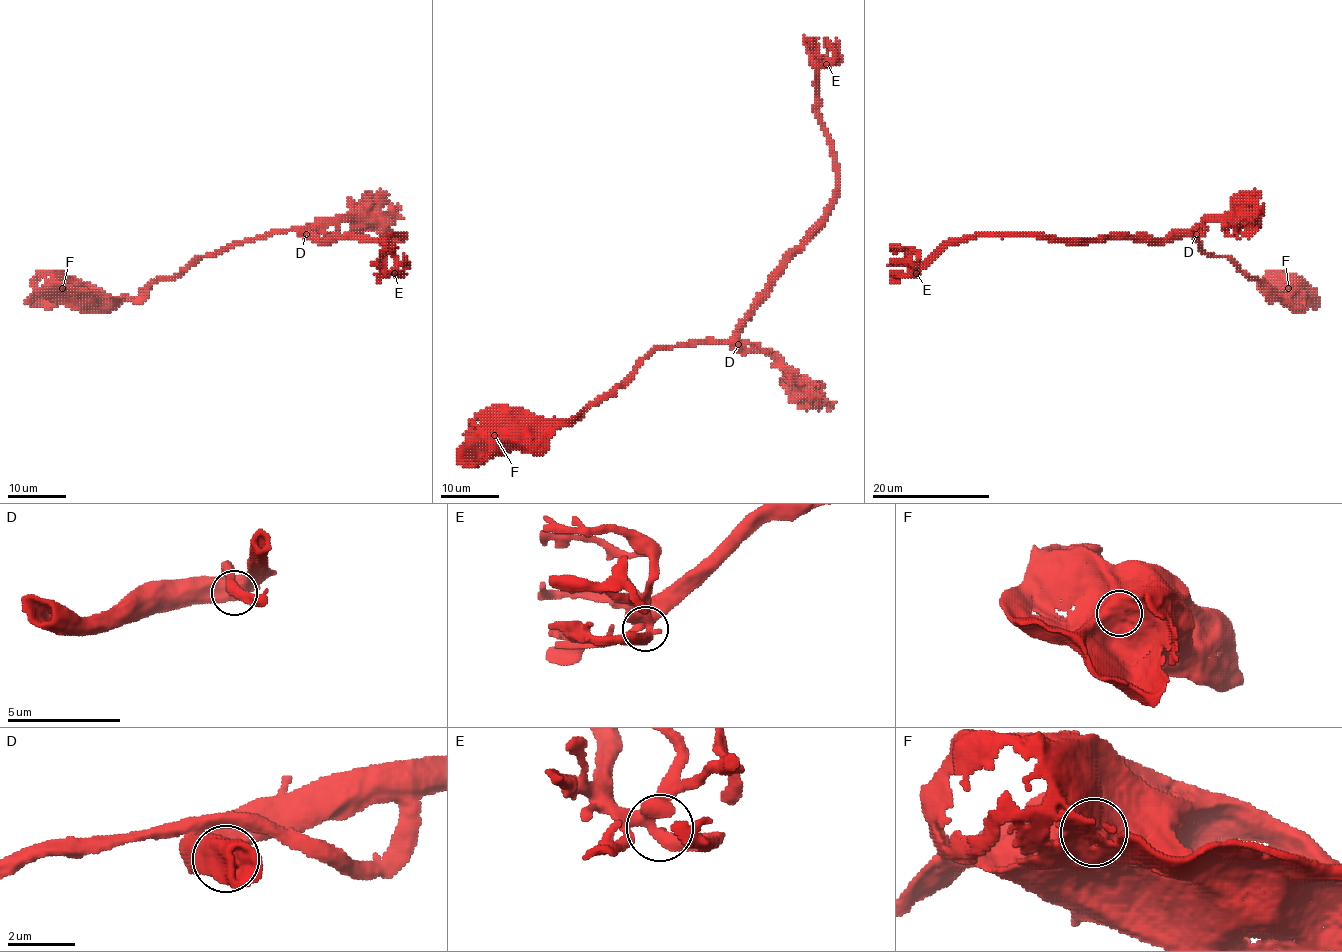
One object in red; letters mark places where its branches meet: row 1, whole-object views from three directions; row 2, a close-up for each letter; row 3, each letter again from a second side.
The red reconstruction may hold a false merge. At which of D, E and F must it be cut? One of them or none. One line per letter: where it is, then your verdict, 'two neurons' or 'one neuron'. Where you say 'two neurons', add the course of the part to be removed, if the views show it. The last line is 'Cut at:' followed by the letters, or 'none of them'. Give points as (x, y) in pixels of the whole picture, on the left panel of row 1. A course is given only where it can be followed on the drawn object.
D: at (306, 234); one neuron
E: at (394, 273); one neuron
F: at (62, 288); one neuron
Cut at: none of them

